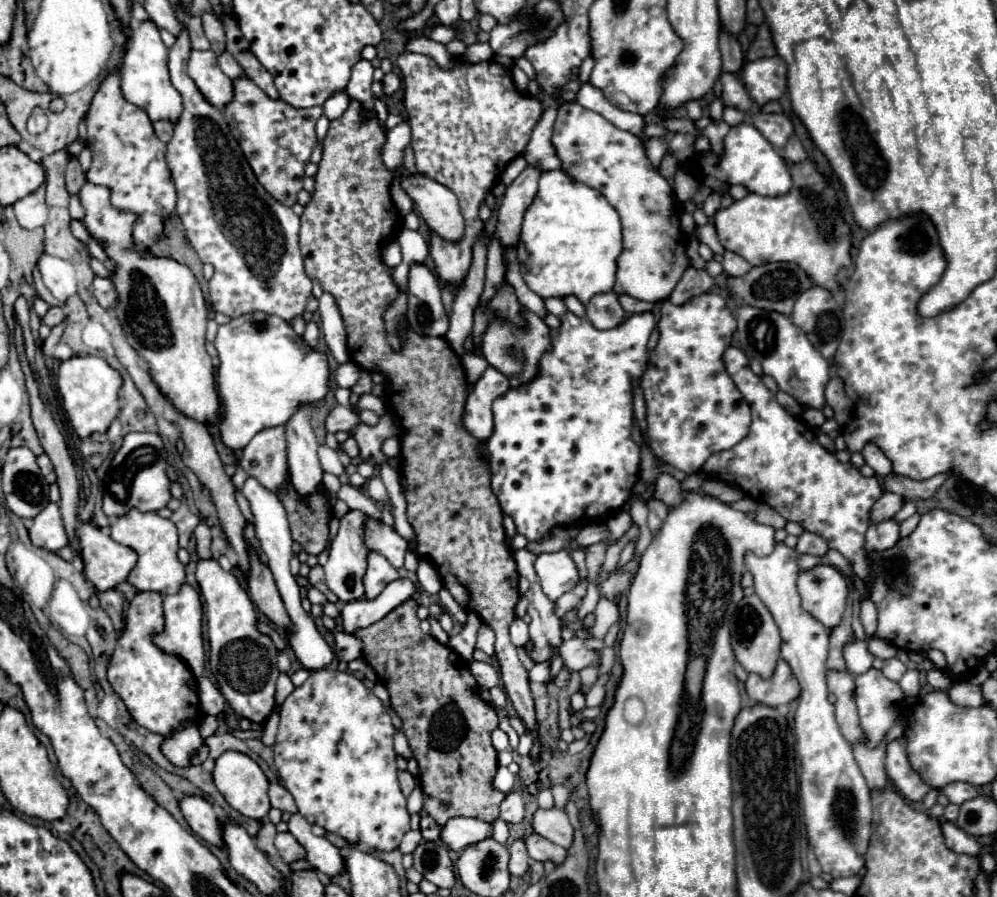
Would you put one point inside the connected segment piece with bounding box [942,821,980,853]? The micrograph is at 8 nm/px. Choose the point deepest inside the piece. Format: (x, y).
(956, 839)

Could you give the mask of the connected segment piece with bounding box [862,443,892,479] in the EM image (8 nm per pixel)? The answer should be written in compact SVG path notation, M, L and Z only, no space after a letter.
M866 445L864 449L862 449L862 455L864 455L864 459L866 459L866 463L876 471L876 477L880 477L880 479L884 479L884 477L888 477L890 473L892 473L892 463L890 463L890 459L876 447L876 445Z

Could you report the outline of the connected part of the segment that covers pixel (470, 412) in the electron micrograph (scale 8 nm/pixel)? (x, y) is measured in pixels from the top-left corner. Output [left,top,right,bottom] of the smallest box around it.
[464,367,510,441]

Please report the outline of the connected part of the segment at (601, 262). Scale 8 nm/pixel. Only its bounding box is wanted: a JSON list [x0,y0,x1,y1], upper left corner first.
[518,169,622,305]

